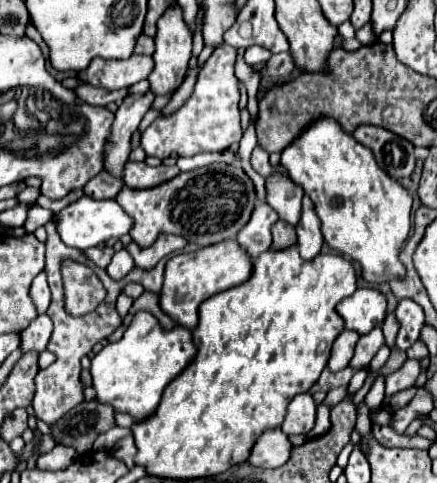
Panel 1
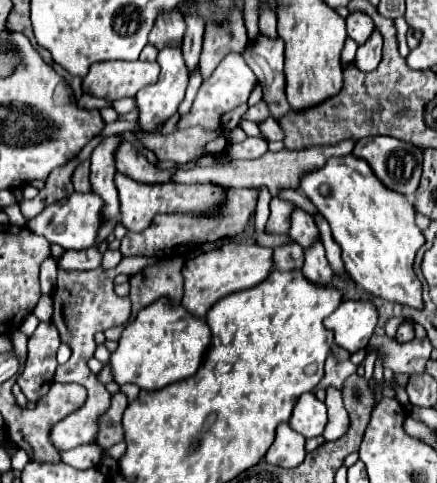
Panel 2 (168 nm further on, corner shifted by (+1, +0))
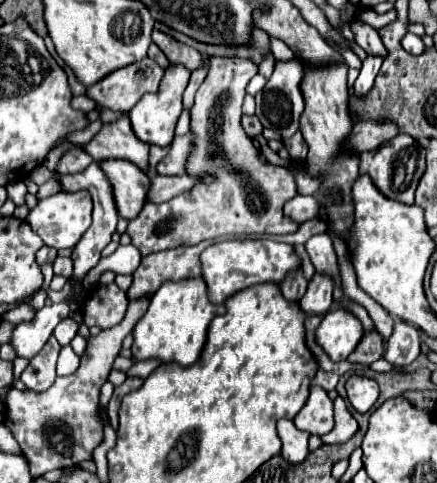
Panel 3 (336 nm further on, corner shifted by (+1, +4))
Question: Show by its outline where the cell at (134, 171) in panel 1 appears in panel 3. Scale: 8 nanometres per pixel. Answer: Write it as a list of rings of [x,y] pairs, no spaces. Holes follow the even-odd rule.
[[[119,117],[113,123],[105,123],[101,131],[89,143],[83,145],[83,151],[87,151],[95,161],[129,159],[141,169],[147,167],[149,157],[149,145],[141,145],[141,141],[133,137],[133,129],[127,117]]]

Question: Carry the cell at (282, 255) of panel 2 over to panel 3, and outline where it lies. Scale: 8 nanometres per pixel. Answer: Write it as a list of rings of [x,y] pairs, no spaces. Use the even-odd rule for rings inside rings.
[[[301,271],[289,273],[289,277],[281,285],[281,293],[287,301],[299,301],[305,295],[305,291],[307,291],[307,281]]]

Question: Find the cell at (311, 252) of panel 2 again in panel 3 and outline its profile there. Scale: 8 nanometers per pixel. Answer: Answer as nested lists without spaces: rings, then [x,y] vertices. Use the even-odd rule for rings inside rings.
[[[315,273],[311,279],[305,297],[301,299],[299,307],[307,315],[325,315],[333,303],[333,281],[329,277]]]

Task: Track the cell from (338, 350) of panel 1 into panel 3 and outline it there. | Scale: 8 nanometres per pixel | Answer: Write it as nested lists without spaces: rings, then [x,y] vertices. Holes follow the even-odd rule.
[[[341,397],[335,399],[335,427],[327,435],[323,435],[323,443],[345,443],[357,431],[357,421],[349,413],[345,401]]]

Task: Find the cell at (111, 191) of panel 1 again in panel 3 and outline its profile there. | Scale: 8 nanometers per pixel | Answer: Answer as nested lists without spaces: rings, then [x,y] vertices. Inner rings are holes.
[[[73,147],[61,155],[61,159],[57,163],[57,173],[61,173],[61,175],[81,173],[91,161],[93,161],[93,157],[89,157],[89,153],[85,153],[79,147]]]

